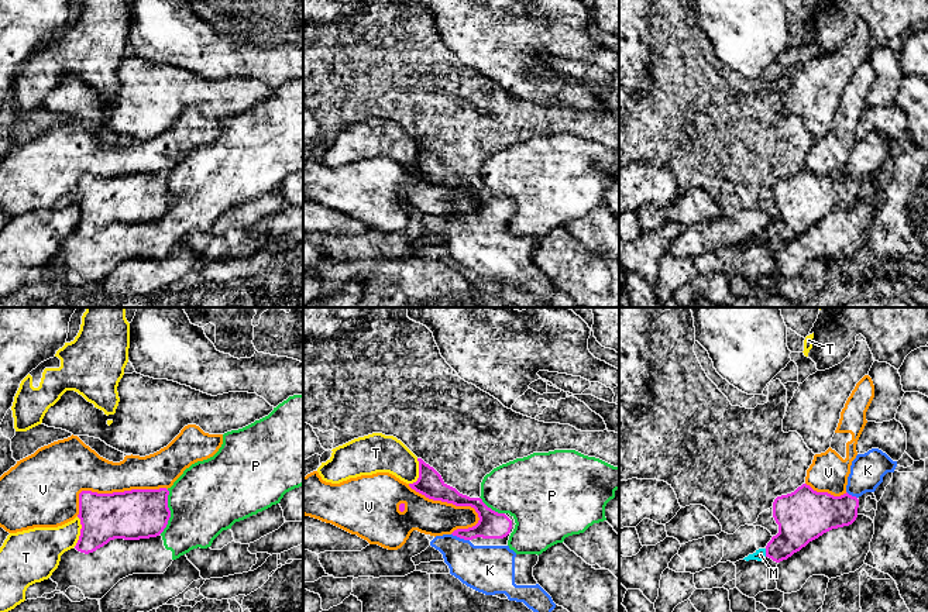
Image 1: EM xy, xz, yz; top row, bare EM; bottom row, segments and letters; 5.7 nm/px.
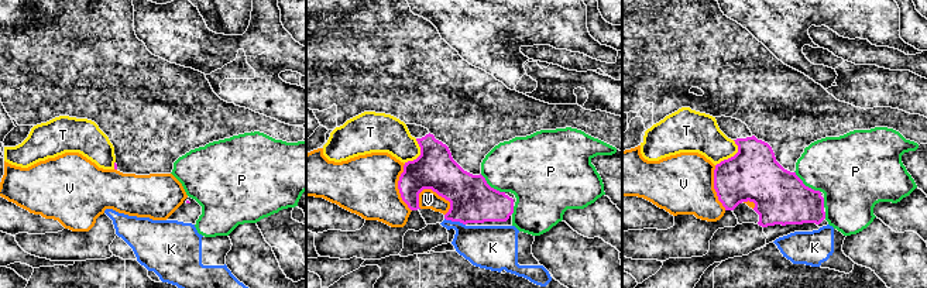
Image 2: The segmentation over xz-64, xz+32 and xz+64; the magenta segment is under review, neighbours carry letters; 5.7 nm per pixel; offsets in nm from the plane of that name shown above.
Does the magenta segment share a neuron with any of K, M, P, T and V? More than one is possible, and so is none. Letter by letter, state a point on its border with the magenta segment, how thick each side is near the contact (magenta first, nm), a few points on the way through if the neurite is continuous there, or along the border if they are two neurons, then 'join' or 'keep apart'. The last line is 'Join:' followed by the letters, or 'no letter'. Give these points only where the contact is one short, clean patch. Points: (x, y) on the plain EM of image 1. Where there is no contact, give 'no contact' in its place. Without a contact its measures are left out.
K: xz (460, 222) | 160/280 nm | across xz (491, 209), (460, 222), (490, 254) | join
M: yz (766, 237) | 240/60 nm | across yz (798, 207), (766, 237), (760, 239) | join
P: xy (169, 196) | 280/400 nm | along xy (168, 174), (169, 203), (160, 217) | keep apart
T: xy (81, 216) | 280/240 nm | keep apart
V: xy (113, 176) | 280/260 nm | keep apart
Join: K, M

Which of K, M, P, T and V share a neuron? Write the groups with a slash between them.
K M / P / T / V

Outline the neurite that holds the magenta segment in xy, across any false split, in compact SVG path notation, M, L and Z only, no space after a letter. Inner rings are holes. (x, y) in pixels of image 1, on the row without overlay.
M166 172L113 178L79 178L80 220L75 233L89 238L114 223L140 224L159 220L168 209Z

